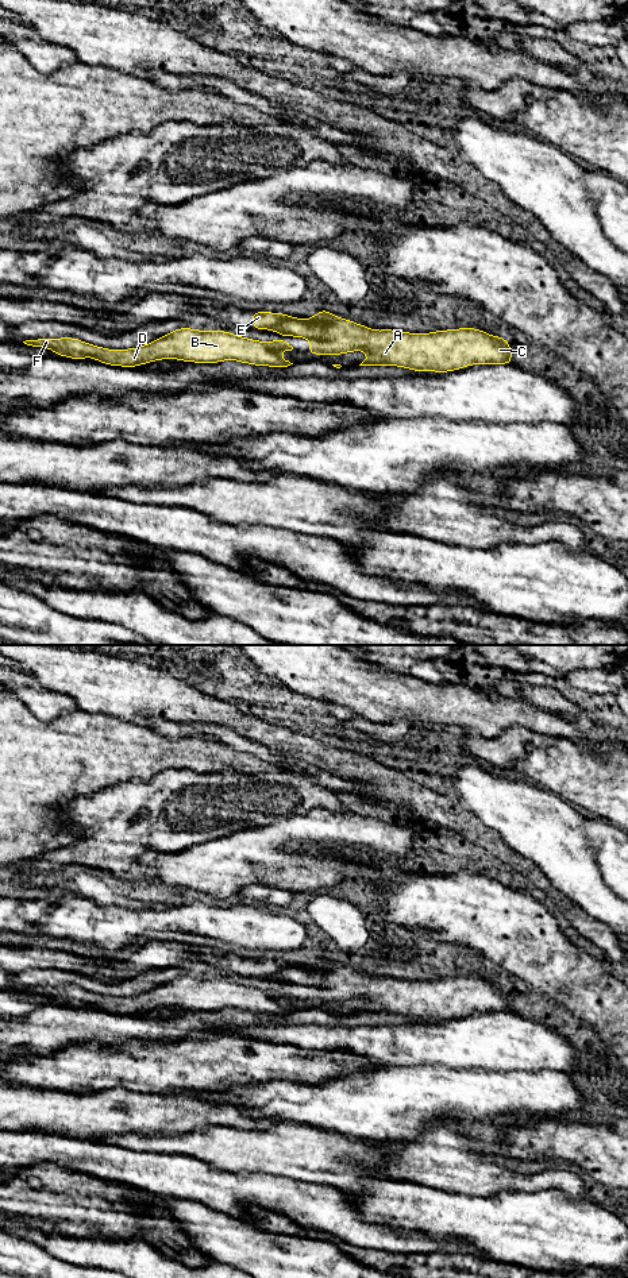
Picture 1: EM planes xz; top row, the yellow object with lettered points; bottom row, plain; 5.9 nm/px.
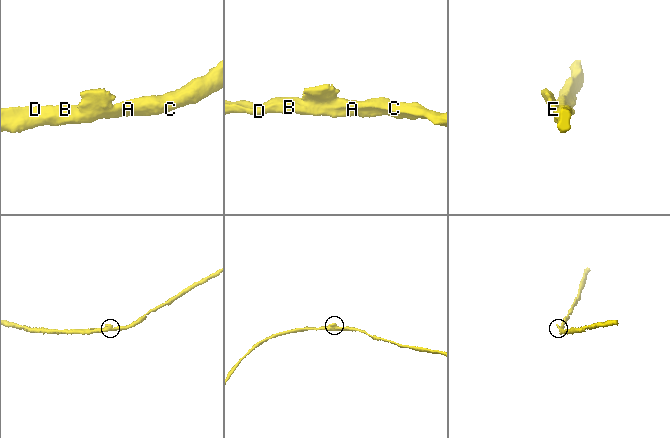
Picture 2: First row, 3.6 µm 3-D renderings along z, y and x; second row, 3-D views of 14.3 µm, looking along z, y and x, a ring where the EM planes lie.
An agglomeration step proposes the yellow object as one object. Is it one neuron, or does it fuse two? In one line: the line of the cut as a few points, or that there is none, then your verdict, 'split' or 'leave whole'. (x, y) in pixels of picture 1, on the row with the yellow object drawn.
xz (338, 317), (326, 323), (284, 320), (269, 329) | split

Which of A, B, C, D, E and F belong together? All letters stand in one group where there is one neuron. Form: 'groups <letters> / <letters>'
groups A B C D F / E

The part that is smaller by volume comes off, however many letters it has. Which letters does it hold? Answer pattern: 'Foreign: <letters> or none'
Foreign: E

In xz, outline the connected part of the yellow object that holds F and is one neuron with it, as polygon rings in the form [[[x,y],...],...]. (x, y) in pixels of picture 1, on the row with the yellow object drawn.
[[[178,328],[165,336],[128,350],[108,350],[74,337],[39,337],[23,341],[32,347],[45,347],[58,356],[70,359],[93,358],[108,366],[135,367],[162,359],[213,364],[236,360],[254,366],[288,367],[293,363],[281,358],[280,351],[292,351],[284,340],[259,341],[227,331],[199,331]]]

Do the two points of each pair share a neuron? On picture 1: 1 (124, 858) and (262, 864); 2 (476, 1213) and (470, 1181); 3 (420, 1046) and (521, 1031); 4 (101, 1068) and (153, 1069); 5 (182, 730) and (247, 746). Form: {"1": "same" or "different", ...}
{"1": "different", "2": "different", "3": "same", "4": "same", "5": "same"}

